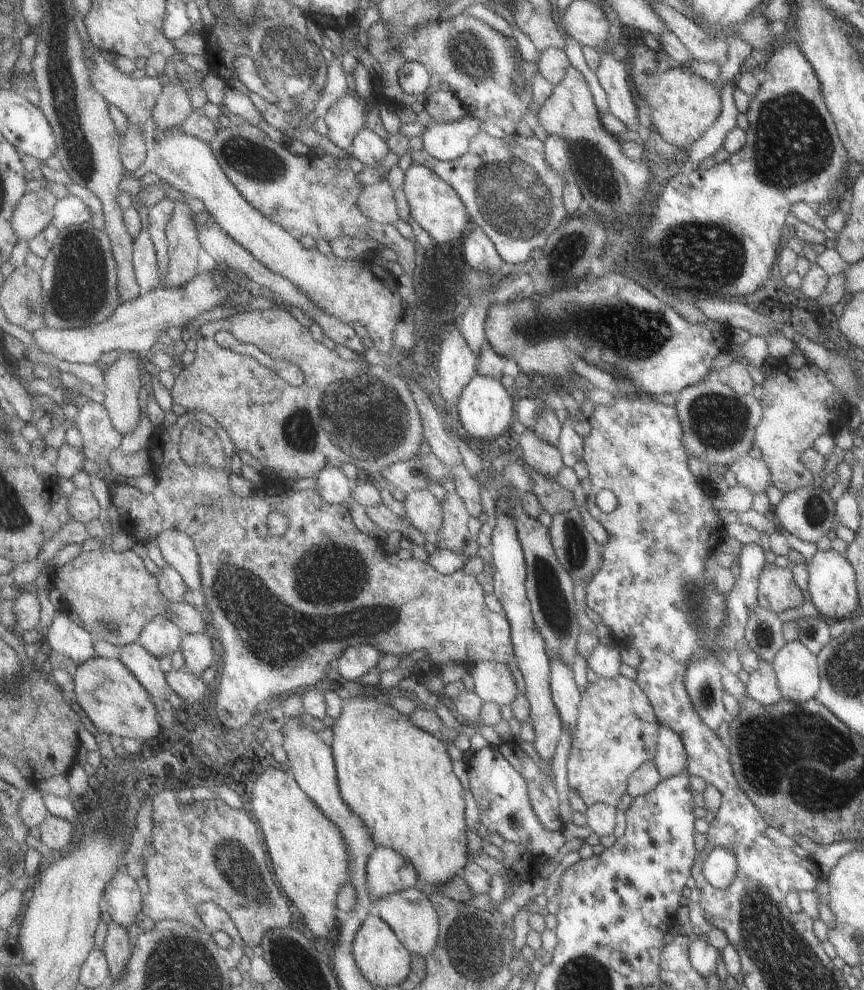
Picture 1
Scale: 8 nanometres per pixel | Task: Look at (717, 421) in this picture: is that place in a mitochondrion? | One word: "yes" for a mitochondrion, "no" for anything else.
yes

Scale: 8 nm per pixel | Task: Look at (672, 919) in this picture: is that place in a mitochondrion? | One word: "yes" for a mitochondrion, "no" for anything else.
no

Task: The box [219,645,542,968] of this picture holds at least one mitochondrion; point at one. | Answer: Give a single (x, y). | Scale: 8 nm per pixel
(516, 819)

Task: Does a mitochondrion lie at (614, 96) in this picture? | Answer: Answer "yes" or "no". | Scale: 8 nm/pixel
no

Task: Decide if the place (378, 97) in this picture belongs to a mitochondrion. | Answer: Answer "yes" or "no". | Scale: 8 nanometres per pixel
no

